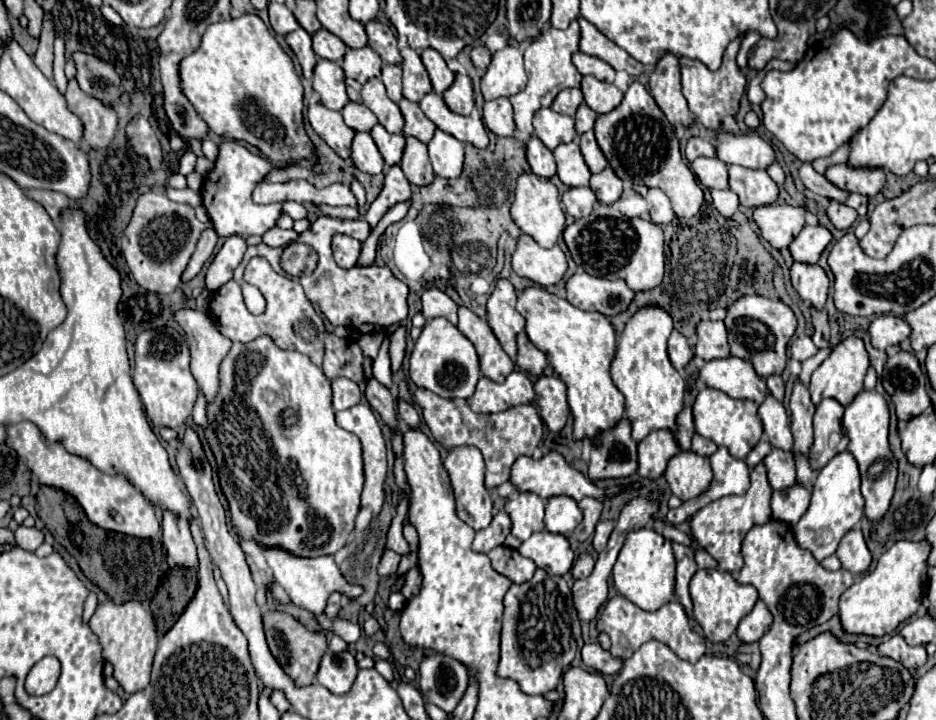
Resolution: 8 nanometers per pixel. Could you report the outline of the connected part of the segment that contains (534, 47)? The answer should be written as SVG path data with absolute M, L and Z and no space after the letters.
M572 21L568 29L560 31L560 29L548 27L528 43L528 47L524 49L524 67L528 73L528 85L522 93L510 97L510 103L514 107L516 131L532 137L534 135L534 127L532 127L534 113L542 107L550 107L550 103L562 89L580 87L582 75L572 63L572 53L578 51L578 41L580 41L580 27L578 27L578 21Z

